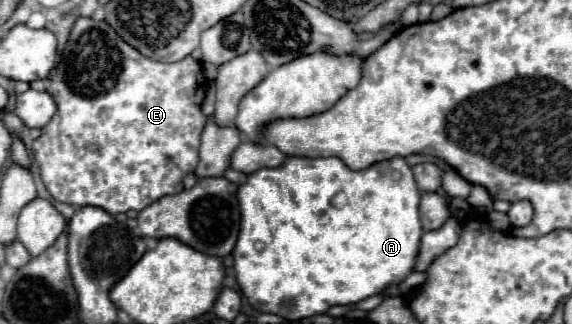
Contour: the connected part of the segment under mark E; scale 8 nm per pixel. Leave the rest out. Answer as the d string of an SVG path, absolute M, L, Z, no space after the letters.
M79 17L71 29L67 47L61 55L61 63L57 67L57 83L55 83L55 73L51 77L51 87L47 89L49 95L55 99L59 99L59 109L57 113L51 117L51 121L41 129L39 139L35 139L33 143L33 155L35 161L39 163L41 169L41 179L47 187L47 191L53 195L53 199L61 201L61 203L69 203L69 205L95 205L105 209L111 215L117 213L127 213L129 209L141 211L145 209L145 205L151 205L153 201L165 197L165 195L173 195L179 193L183 189L183 177L187 173L191 173L197 167L199 161L199 143L201 143L201 133L205 127L207 117L201 113L201 101L203 101L203 71L201 71L201 63L197 63L195 59L181 59L177 63L159 63L159 61L149 61L149 57L141 55L137 49L133 49L129 43L125 43L115 29L107 23L107 21L93 21L87 17Z

